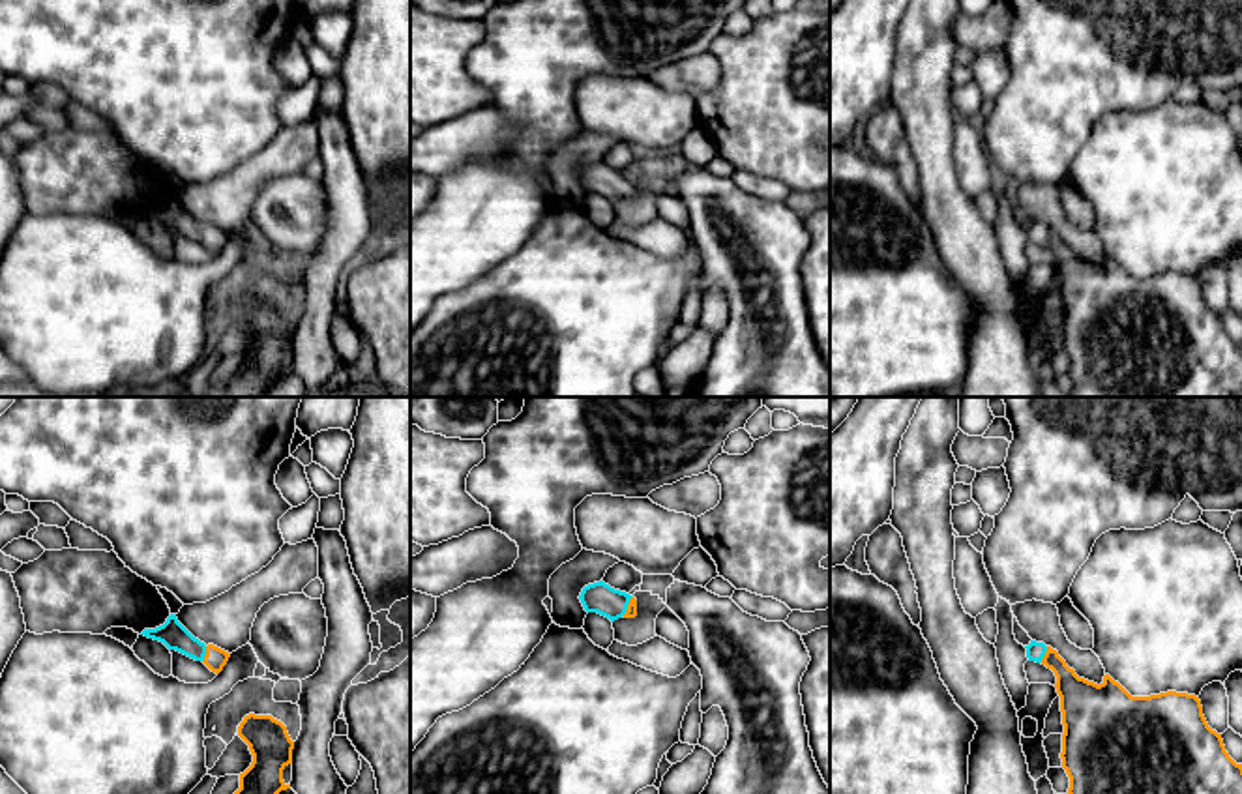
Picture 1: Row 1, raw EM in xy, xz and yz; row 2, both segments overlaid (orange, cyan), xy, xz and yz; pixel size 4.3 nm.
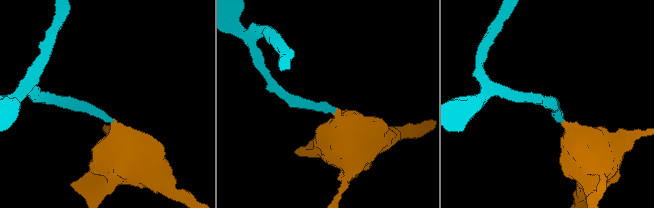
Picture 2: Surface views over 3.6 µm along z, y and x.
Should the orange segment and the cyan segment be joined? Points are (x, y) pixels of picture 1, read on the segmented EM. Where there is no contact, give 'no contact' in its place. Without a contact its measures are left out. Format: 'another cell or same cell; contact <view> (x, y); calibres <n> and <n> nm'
same cell; contact yz (1046, 654); calibres 180 and 80 nm

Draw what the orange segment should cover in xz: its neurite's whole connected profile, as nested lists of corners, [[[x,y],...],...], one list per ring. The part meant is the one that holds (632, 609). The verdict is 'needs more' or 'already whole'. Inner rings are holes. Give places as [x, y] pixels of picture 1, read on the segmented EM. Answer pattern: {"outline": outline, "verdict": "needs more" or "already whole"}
{"outline": [[[603,581],[584,586],[579,599],[586,612],[598,612],[611,622],[637,616],[637,599]]], "verdict": "needs more"}

